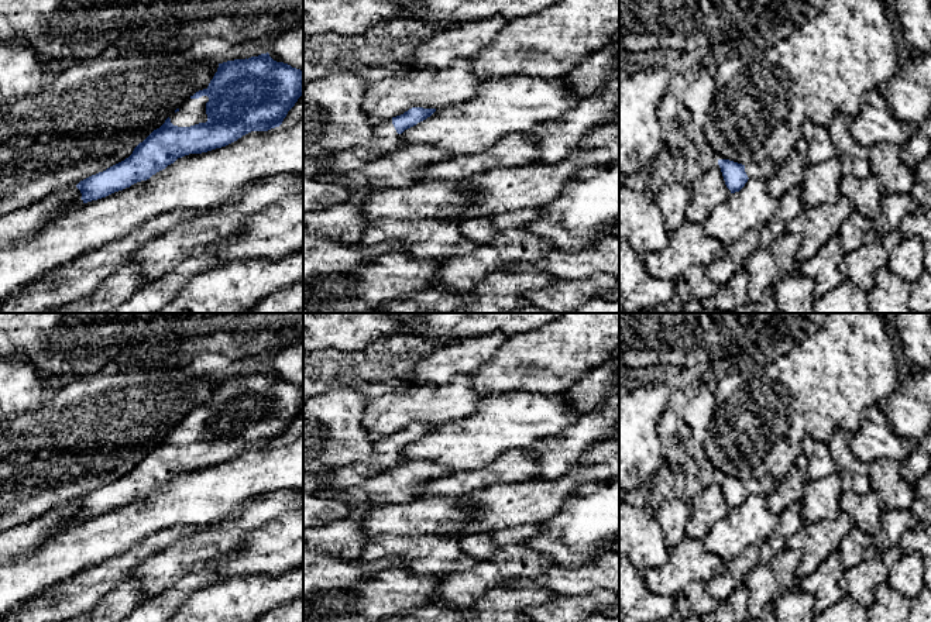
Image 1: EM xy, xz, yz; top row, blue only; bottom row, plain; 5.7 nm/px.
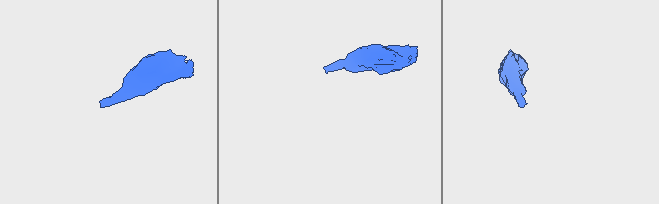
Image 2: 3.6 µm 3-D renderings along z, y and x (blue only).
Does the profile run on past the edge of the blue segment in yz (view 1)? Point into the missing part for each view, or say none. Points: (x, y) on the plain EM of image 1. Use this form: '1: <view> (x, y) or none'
1: yz (762, 487)

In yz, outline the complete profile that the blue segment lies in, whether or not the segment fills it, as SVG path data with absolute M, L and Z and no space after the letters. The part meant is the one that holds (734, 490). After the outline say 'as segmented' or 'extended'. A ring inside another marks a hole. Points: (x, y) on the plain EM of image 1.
M718 475L724 496L731 509L739 508L749 495L766 496L777 482L765 475L762 480L750 478L742 481L729 475Z | extended

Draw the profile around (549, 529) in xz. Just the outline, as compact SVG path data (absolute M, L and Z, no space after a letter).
M619 478L607 484L578 487L567 498L563 509L540 526L542 533L523 544L552 557L554 564L578 567L600 554L611 553L607 544L619 535Z

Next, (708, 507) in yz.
M712 481L700 491L690 502L691 518L687 523L687 536L702 540L710 529L731 513L721 484Z

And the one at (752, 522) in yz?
M748 495L745 502L718 520L701 542L707 551L726 563L753 543L762 546L777 525L779 515L770 512L765 496Z

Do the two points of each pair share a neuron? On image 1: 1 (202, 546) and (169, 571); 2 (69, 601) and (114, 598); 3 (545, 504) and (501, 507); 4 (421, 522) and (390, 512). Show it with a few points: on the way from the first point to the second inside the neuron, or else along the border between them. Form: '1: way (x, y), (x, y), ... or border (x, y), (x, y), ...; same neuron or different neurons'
1: way (193, 552), (189, 552), (178, 563); same neuron
2: border (120, 581), (93, 607); different neurons
3: way (533, 504), (512, 504); same neuron
4: way (414, 519), (397, 519); same neuron

